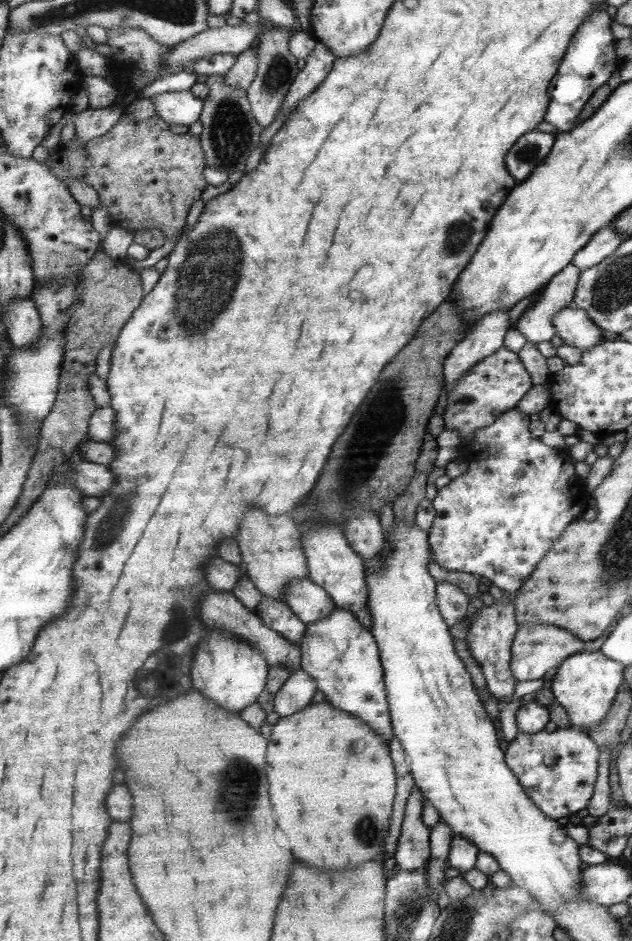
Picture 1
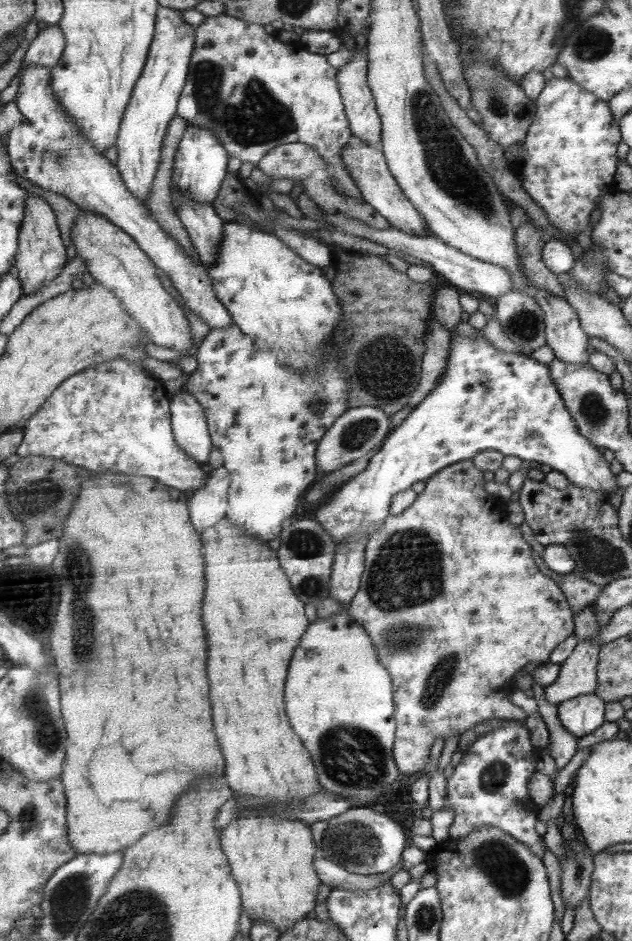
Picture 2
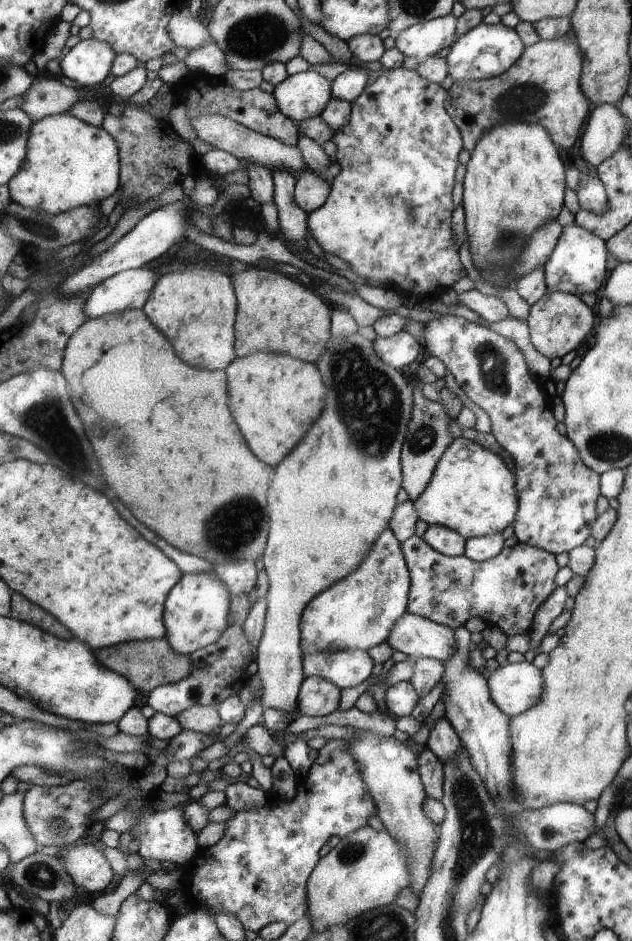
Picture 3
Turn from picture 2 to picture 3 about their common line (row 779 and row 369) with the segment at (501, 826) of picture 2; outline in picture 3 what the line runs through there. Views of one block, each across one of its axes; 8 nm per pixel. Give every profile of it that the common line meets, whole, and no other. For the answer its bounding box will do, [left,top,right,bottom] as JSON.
[421,316,600,555]

